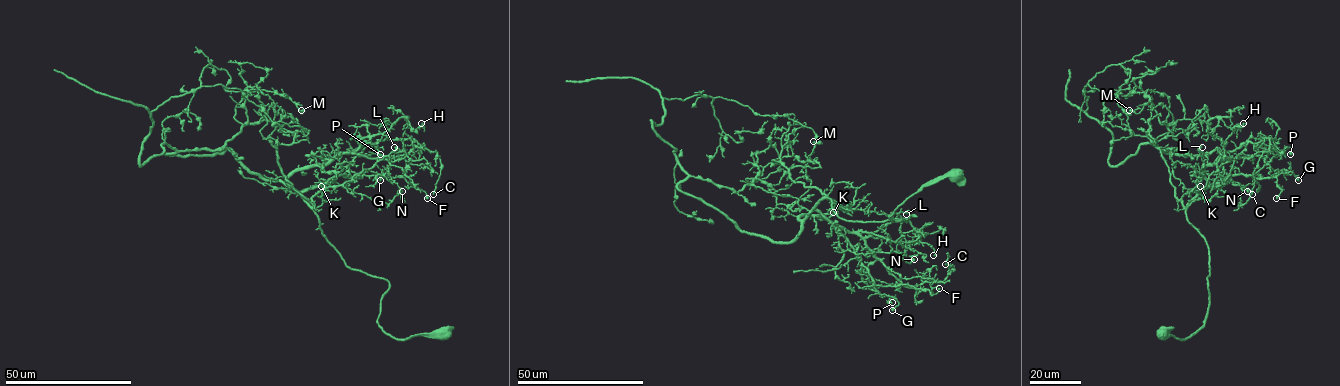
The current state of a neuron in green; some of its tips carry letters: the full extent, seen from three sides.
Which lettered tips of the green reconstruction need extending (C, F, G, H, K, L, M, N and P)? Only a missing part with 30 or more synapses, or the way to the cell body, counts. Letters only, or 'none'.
none

